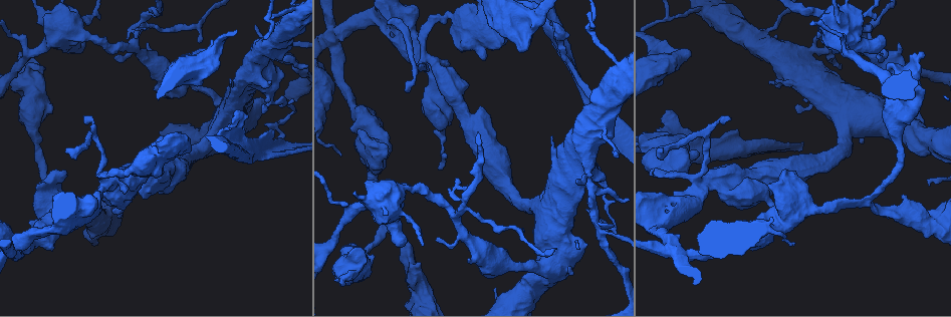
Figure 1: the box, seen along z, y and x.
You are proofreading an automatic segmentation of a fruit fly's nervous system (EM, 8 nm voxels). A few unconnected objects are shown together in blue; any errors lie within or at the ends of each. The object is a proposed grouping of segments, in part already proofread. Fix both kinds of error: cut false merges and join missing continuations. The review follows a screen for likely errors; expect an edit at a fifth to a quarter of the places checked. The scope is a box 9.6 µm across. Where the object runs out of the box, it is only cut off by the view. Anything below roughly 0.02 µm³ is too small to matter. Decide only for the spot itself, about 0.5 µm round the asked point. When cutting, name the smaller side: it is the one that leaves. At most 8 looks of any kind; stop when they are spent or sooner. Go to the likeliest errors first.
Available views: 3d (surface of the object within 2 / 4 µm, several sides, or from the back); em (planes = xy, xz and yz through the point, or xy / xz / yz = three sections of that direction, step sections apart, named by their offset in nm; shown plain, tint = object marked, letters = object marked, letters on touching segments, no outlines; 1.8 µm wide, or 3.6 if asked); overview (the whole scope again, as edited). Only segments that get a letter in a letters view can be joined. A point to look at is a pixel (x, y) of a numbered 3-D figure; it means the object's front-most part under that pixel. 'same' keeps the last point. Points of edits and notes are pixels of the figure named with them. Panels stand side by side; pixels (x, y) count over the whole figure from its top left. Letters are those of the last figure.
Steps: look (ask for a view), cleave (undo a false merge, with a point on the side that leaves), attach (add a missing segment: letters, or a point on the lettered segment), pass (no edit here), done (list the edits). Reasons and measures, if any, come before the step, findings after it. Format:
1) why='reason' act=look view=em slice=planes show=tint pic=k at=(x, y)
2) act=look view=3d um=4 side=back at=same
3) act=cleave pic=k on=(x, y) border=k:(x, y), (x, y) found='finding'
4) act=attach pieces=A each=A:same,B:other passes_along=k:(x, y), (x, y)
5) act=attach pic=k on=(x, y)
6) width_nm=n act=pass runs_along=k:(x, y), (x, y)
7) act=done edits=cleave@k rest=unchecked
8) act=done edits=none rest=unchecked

why='calibre changes' act=look view=3d um=2 pic=1 at=(670, 246)

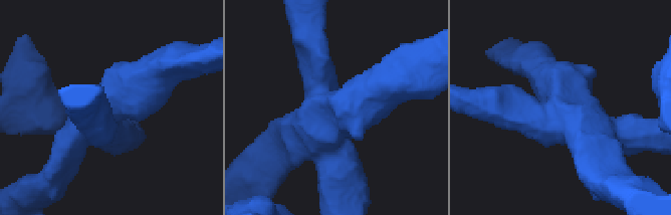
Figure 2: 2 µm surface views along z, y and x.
arms=4 act=look view=em slice=planes show=letters pic=2 at=(334, 114)

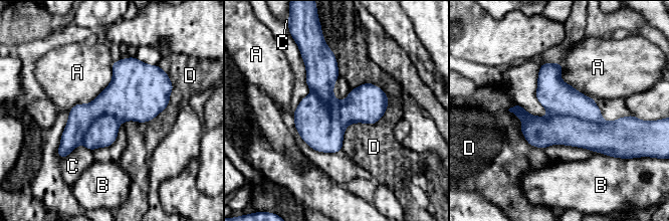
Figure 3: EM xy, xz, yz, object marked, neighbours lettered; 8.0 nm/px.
width_nm=360 act=pass each=A:other,B:other,C:other,D:other border=3:(370, 81), (342, 150) found='continuous, no second cell'

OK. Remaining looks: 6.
why='four-way junction' act=look view=em slice=xz step=16 show=tint pic=1 at=(108, 181)

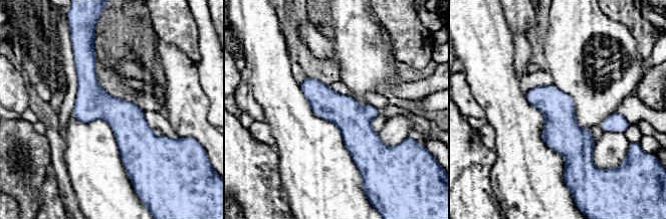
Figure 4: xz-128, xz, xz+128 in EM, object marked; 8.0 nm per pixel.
why='another direction' act=look view=em slice=planes show=letters at=same

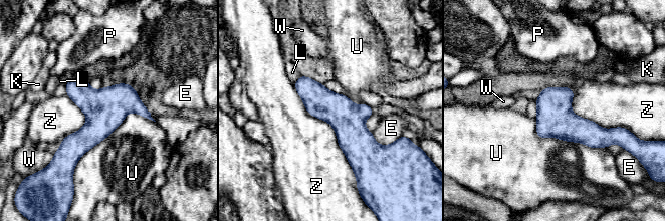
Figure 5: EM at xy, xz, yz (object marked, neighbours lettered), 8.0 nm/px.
longest_contact=Z:900nm act=pass each=E:other,K:other,L:other,P:other,U:other,W:other,Z:other border=5:(293, 84), (355, 175) found='continuous, no second cell'

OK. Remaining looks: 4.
act=look view=em slice=planes show=plain pic=1 at=(673, 123)

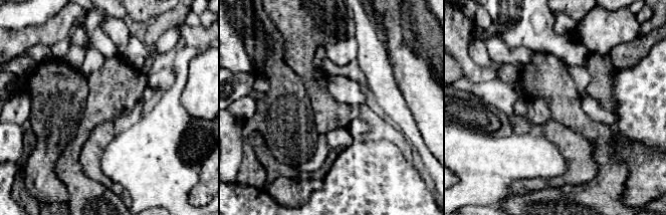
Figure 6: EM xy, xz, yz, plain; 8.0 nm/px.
act=look view=em slice=planes show=tint at=same

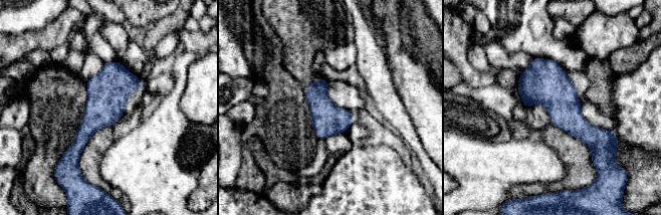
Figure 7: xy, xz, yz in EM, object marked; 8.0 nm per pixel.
why='what lies round it' act=look view=em slice=planes show=letters at=same

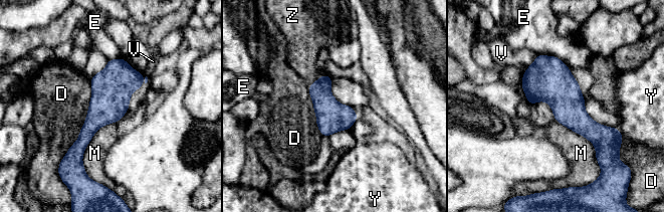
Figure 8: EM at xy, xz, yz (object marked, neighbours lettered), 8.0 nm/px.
act=attach pieces=Z each=D:other,E:other,M:other,V:other,Y:other,Z:same passes_along=8:(326, 108), (318, 79), (302, 53) found='it goes on there'

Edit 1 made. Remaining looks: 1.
act=done edits=attach@8 rest=unchecked

